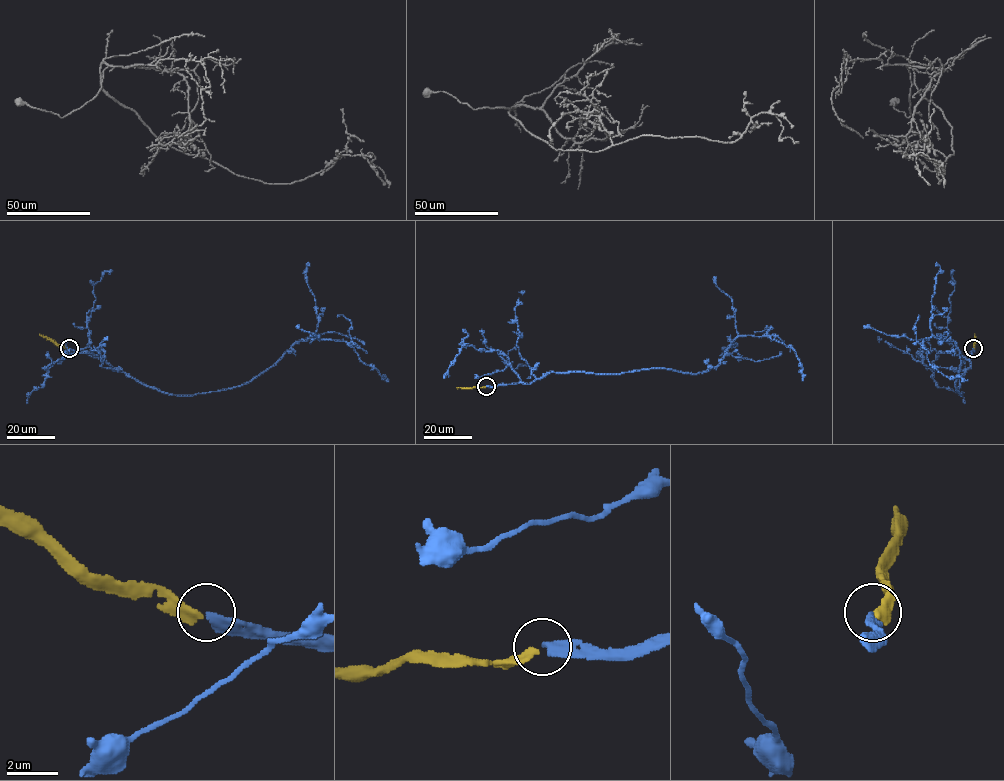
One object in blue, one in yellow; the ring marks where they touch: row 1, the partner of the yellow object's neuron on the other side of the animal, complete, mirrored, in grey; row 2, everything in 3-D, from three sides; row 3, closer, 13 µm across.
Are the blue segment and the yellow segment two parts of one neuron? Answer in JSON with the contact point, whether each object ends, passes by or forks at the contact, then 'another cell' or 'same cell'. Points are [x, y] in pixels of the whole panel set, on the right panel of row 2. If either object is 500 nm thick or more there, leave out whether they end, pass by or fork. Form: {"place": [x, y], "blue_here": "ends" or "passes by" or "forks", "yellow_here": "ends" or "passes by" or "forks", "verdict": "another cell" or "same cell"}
{"place": [973, 348], "blue_here": "ends", "yellow_here": "ends", "verdict": "same cell"}

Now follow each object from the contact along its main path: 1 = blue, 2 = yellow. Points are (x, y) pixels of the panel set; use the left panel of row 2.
1: (69, 348), (105, 360), (165, 393), (194, 395), (249, 382), (294, 344), (313, 336), (345, 341), (384, 380)
2: (68, 348), (57, 346), (39, 335)

